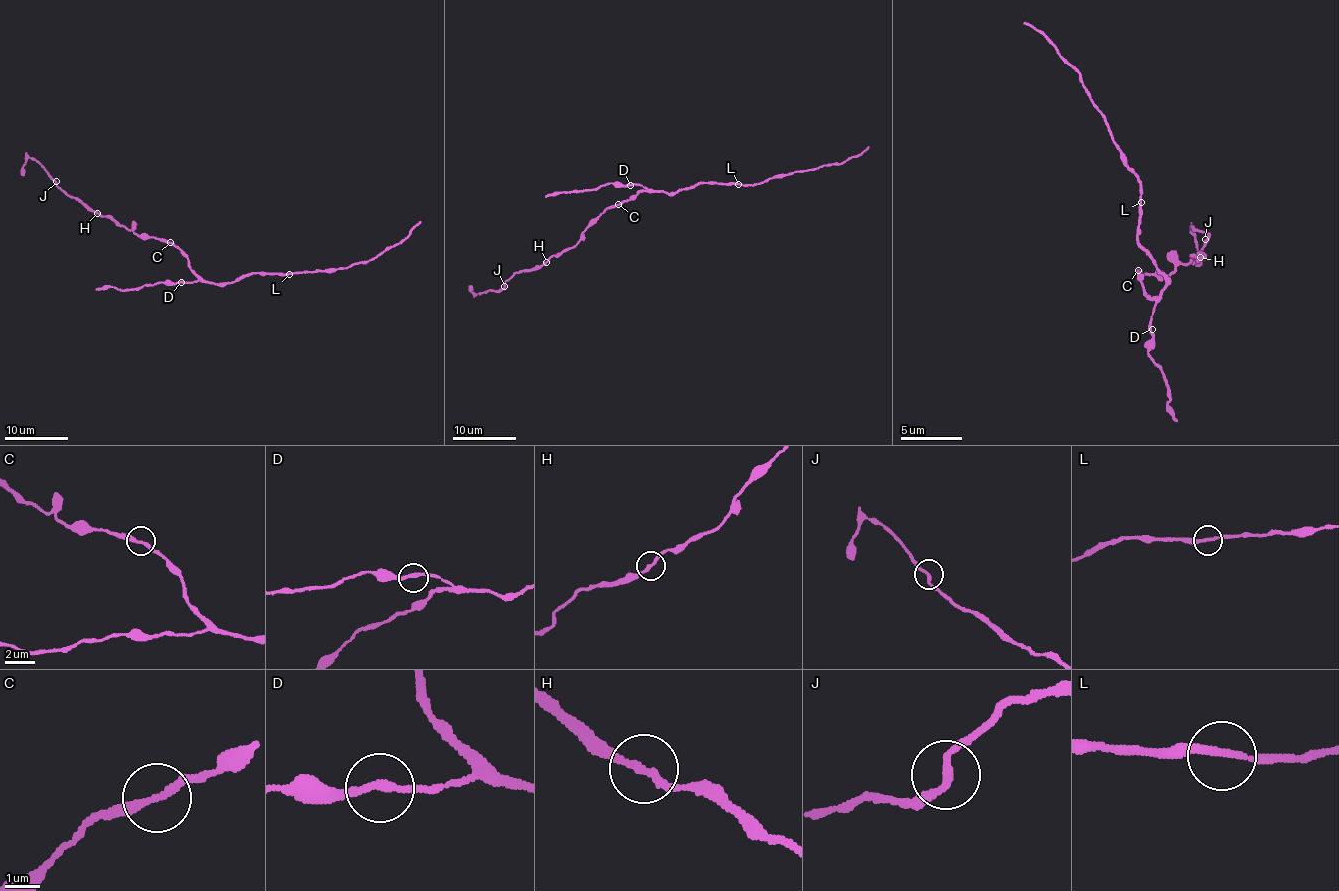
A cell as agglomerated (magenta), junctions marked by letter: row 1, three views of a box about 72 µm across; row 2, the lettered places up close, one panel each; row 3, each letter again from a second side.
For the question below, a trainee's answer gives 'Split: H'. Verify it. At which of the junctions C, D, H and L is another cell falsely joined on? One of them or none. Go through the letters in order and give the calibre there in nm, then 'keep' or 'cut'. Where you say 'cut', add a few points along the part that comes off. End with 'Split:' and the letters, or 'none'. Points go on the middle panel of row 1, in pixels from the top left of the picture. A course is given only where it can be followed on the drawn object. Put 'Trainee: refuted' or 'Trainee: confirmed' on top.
Trainee: refuted
C: calibre 220 nm; keep
D: calibre 220 nm; keep
H: calibre 200 nm; keep
L: calibre 220 nm; keep
Split: none

